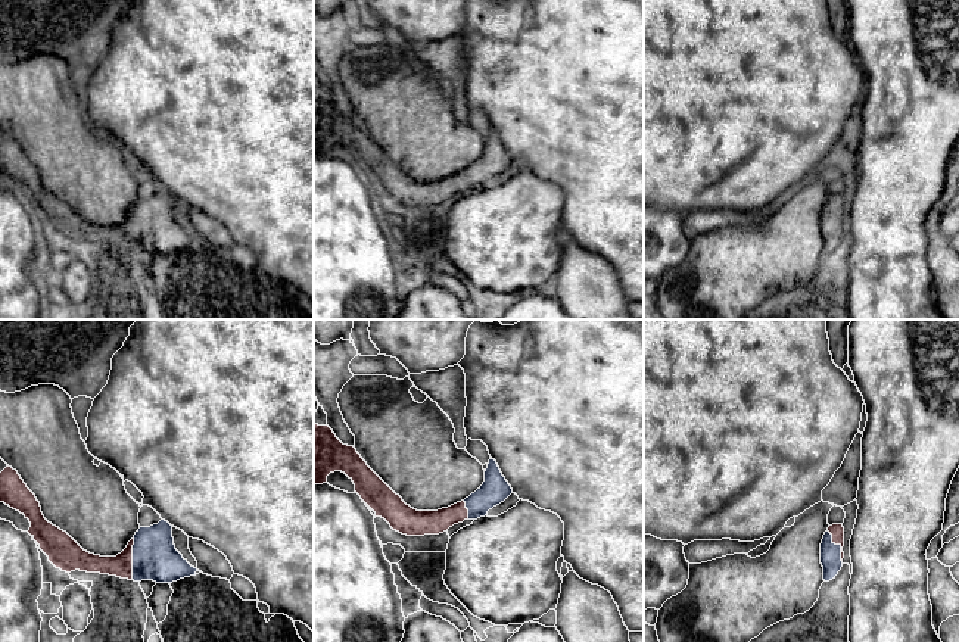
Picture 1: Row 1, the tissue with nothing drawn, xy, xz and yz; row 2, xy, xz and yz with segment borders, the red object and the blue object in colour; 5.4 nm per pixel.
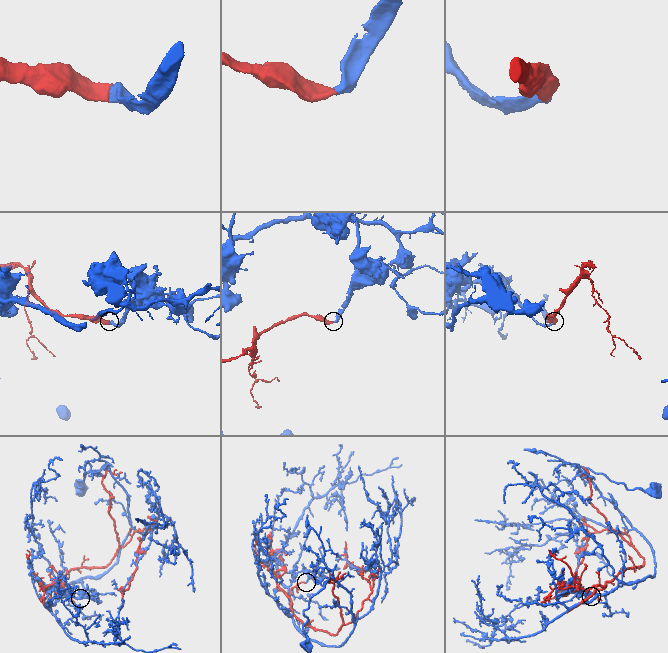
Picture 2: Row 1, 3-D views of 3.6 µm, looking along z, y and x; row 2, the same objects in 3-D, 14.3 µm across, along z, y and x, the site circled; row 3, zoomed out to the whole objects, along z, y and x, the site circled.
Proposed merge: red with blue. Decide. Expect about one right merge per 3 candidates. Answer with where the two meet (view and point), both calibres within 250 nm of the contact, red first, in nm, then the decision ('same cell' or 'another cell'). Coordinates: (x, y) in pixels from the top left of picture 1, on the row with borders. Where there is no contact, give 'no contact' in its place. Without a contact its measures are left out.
meets red in xy at (131, 558); 130 nm thick on the red side, 240 nm on the other; another cell

